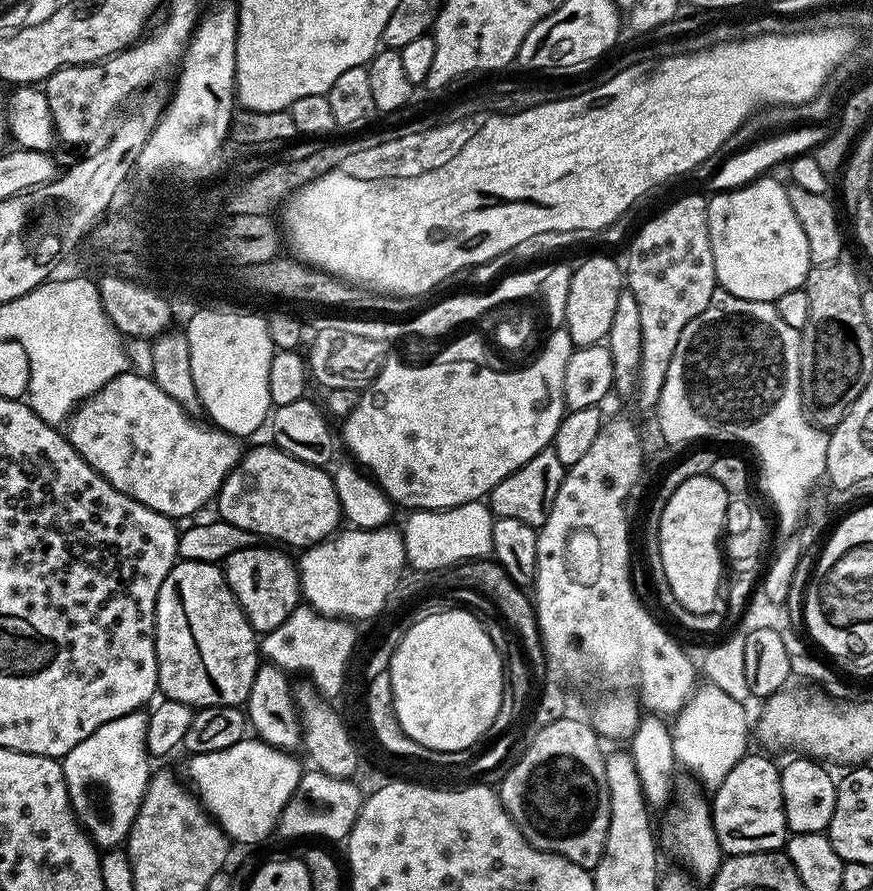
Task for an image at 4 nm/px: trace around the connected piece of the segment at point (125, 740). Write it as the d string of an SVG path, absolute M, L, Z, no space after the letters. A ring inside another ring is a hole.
M143 711L131 712L122 718L114 718L114 722L106 722L90 734L74 750L70 750L62 758L64 781L70 794L72 809L76 821L87 832L92 843L100 850L116 850L127 841L130 830L134 826L134 818L142 806L142 798L148 789L150 779L150 757L147 748L148 717Z

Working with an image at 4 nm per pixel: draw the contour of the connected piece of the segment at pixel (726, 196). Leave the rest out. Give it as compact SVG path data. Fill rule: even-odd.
M755 179L732 191L717 191L708 200L708 233L716 282L734 298L775 302L782 294L803 288L808 270L813 267L806 233L794 218L788 188L768 179Z

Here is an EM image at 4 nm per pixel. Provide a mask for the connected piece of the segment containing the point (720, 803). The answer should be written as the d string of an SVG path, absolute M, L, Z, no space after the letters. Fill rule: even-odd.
M745 754L726 774L726 782L714 789L711 797L712 821L718 834L721 853L741 856L755 852L774 852L785 847L790 835L782 806L780 768L767 755Z

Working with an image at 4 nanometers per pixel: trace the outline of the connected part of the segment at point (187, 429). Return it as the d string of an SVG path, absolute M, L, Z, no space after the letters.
M129 370L106 382L102 390L77 406L66 421L66 435L80 457L95 472L102 474L114 490L122 490L122 494L163 516L192 516L203 504L217 499L230 470L240 461L242 447L237 437L207 423L199 424L188 416L191 416L189 409L174 402L166 390L152 381L151 375L139 376L135 370Z

